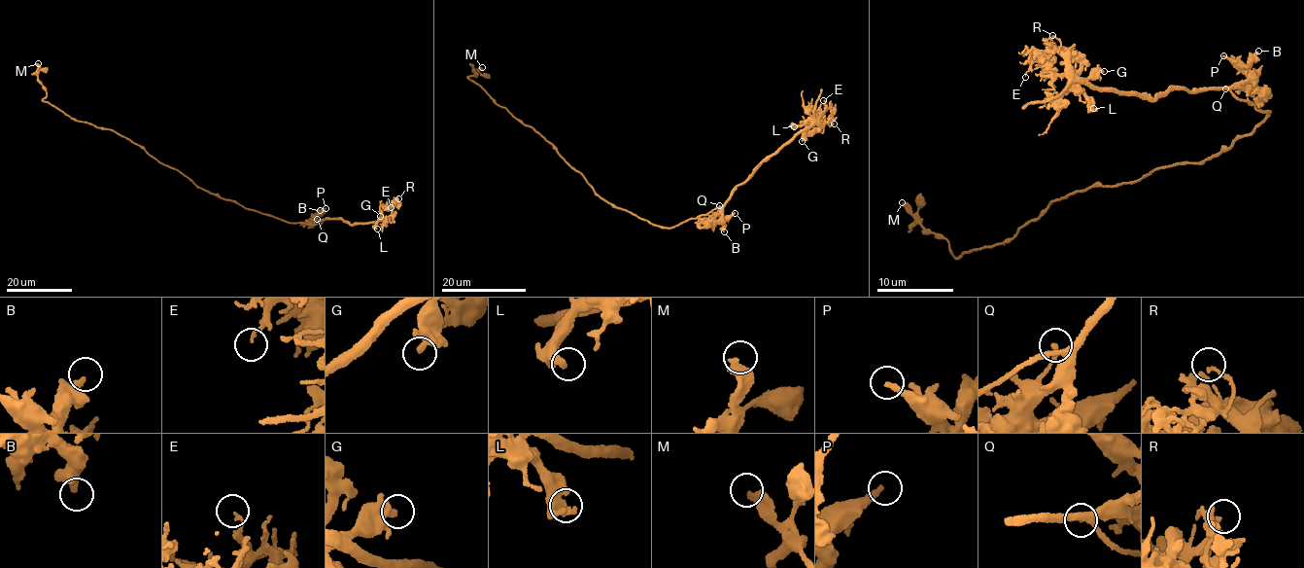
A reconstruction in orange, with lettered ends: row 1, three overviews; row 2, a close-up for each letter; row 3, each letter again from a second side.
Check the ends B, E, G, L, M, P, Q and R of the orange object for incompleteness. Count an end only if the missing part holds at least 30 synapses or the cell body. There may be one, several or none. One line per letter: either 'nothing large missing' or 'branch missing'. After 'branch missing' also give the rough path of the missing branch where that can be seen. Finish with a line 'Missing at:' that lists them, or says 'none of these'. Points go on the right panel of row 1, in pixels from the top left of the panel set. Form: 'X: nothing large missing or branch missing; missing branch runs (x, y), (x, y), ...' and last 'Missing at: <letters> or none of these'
B: nothing large missing
E: nothing large missing
G: nothing large missing
L: nothing large missing
M: nothing large missing
P: nothing large missing
Q: nothing large missing
R: nothing large missing
Missing at: none of these

